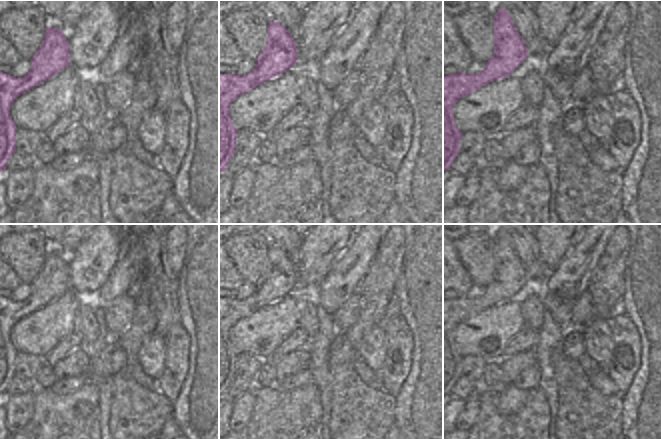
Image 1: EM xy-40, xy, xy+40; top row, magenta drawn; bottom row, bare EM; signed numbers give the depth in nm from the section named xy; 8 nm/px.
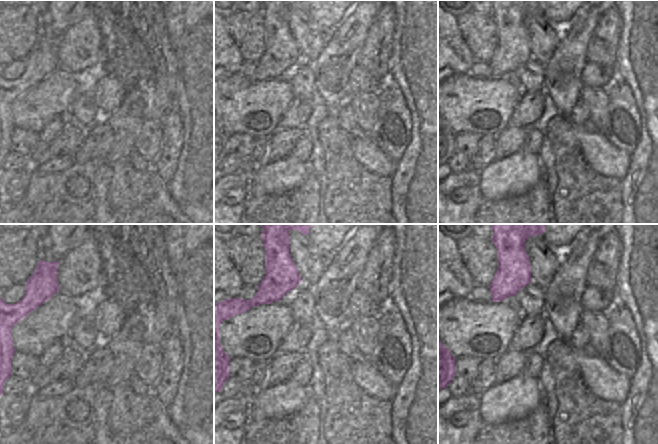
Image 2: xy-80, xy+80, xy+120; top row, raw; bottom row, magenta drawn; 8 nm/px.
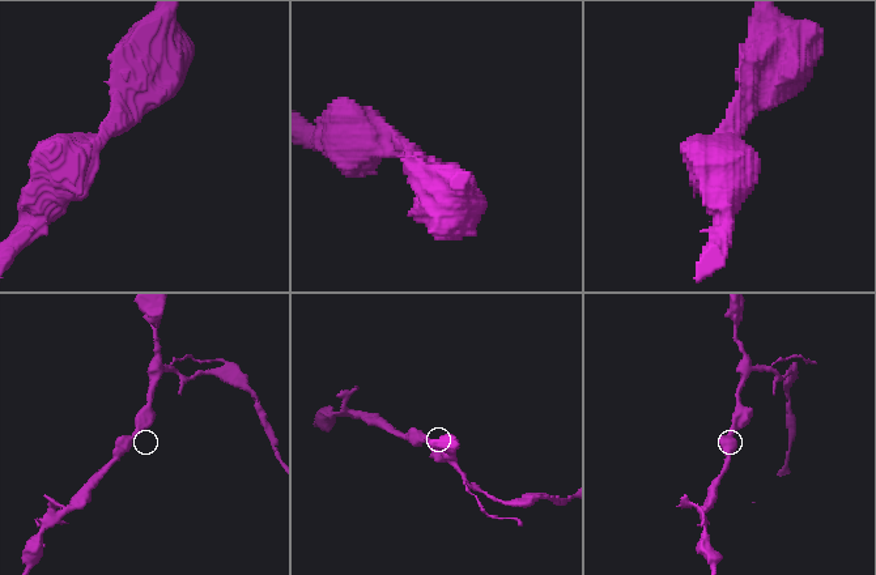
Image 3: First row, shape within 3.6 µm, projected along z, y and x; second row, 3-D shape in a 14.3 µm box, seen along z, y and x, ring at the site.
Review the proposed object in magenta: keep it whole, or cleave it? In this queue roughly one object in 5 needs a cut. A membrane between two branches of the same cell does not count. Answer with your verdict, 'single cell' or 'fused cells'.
single cell

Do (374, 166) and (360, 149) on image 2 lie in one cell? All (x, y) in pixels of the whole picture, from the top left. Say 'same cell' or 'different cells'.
same cell

